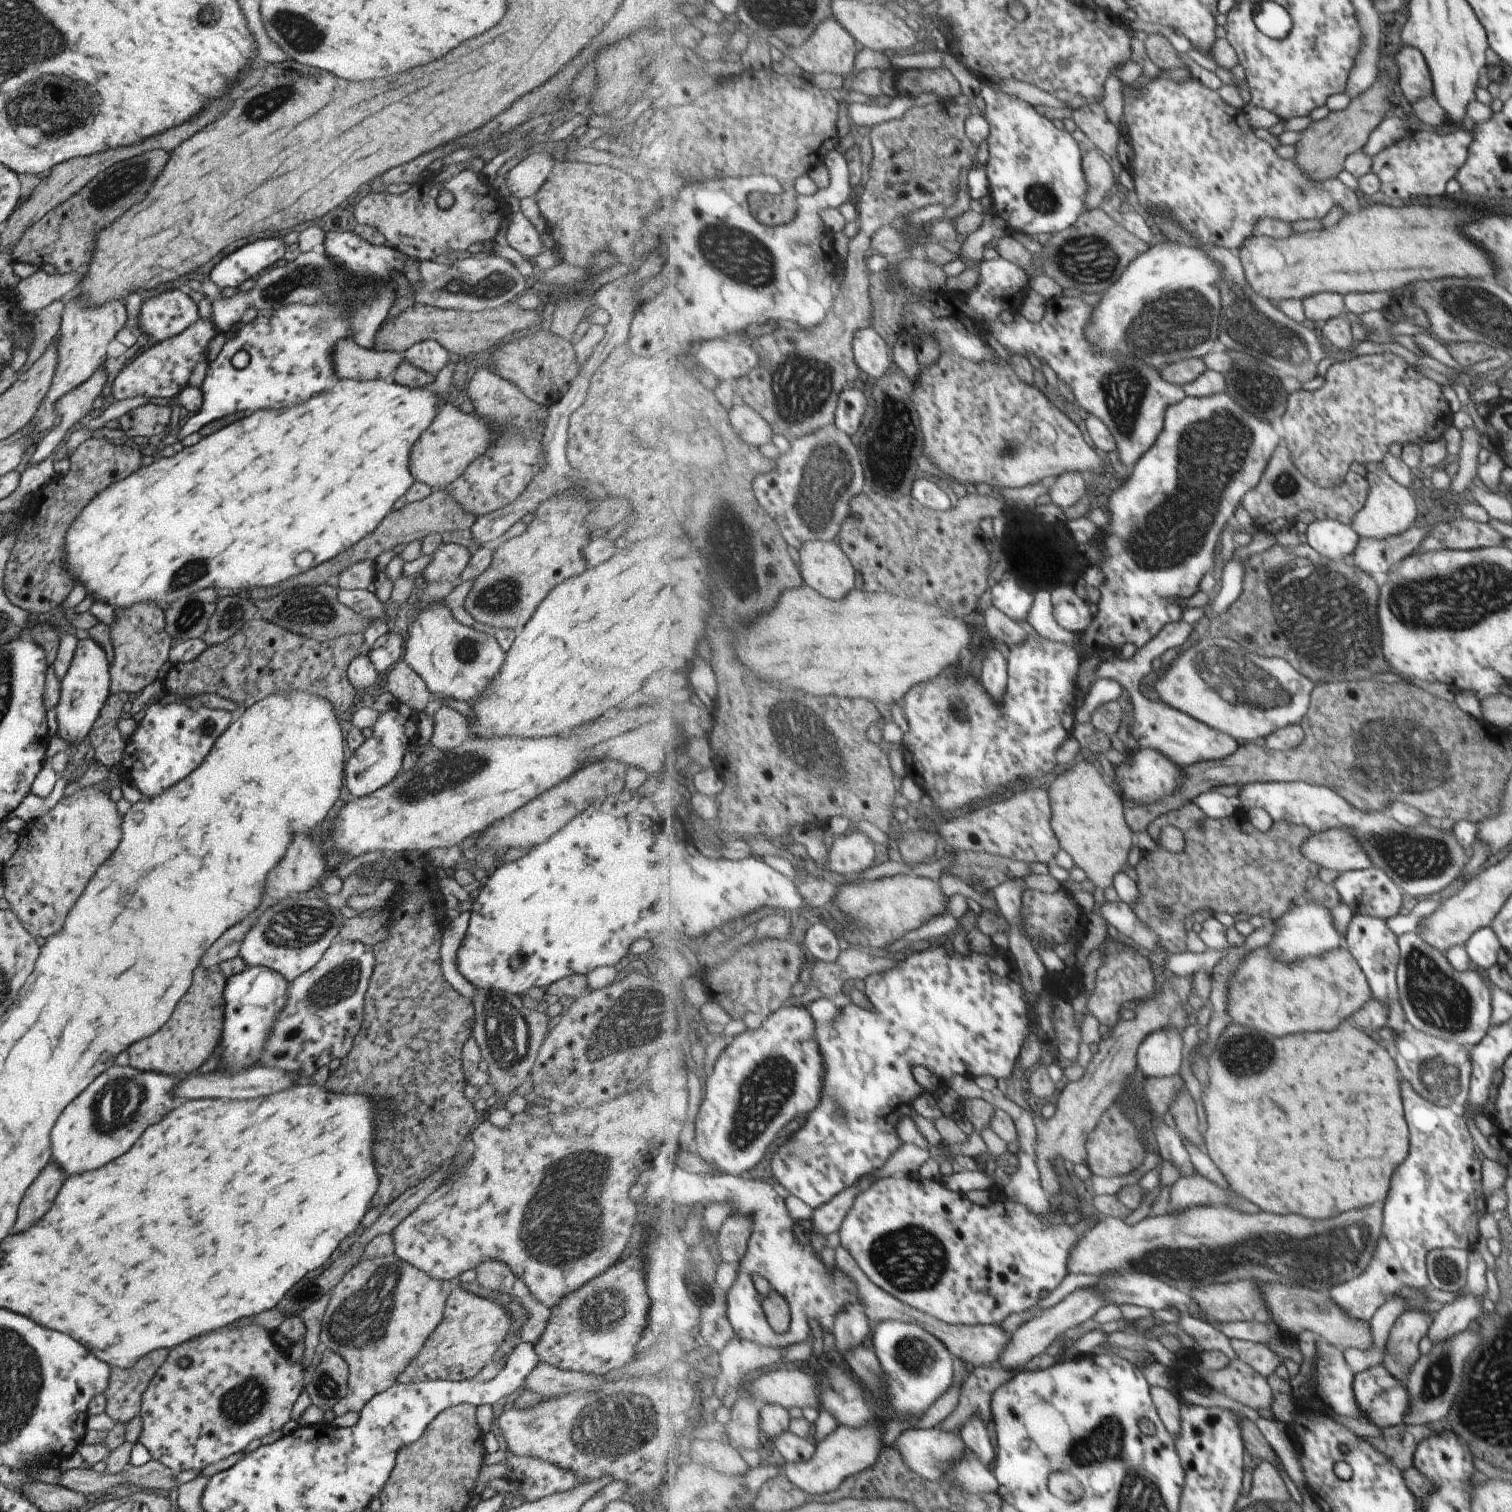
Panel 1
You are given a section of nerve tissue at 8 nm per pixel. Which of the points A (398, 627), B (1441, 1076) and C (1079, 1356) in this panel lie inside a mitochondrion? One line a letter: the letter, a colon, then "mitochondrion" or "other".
A: other
B: mitochondrion
C: other

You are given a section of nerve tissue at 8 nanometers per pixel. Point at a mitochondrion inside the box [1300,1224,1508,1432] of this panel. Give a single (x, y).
(1478, 1376)

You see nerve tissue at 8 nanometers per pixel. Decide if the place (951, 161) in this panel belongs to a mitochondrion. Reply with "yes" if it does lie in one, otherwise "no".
no

